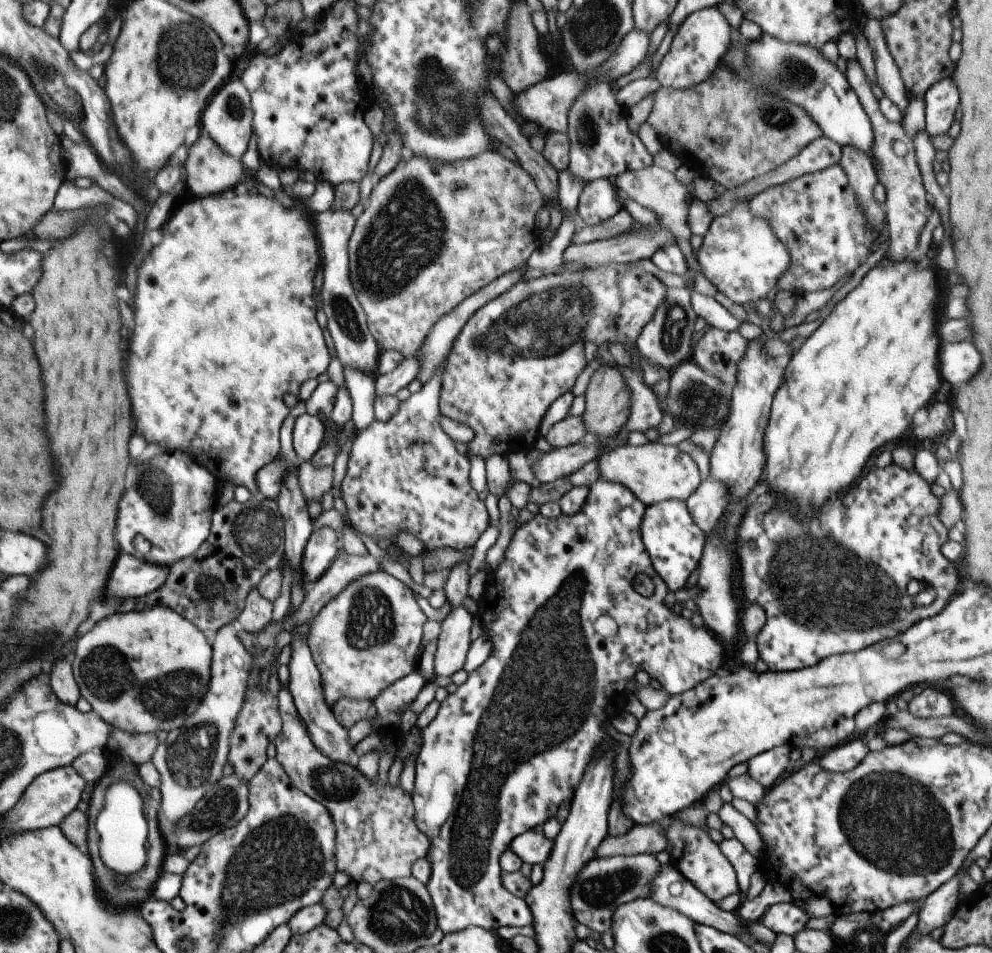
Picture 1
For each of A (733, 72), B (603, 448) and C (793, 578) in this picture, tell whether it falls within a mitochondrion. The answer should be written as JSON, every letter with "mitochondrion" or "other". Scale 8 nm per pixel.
{"A":"mitochondrion","B":"other","C":"mitochondrion"}

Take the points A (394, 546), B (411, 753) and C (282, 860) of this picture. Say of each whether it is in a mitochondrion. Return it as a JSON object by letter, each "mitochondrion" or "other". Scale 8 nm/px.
{"A":"other","B":"other","C":"mitochondrion"}

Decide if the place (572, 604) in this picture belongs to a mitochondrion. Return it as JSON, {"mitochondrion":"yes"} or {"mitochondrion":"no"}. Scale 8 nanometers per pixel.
{"mitochondrion":"yes"}

